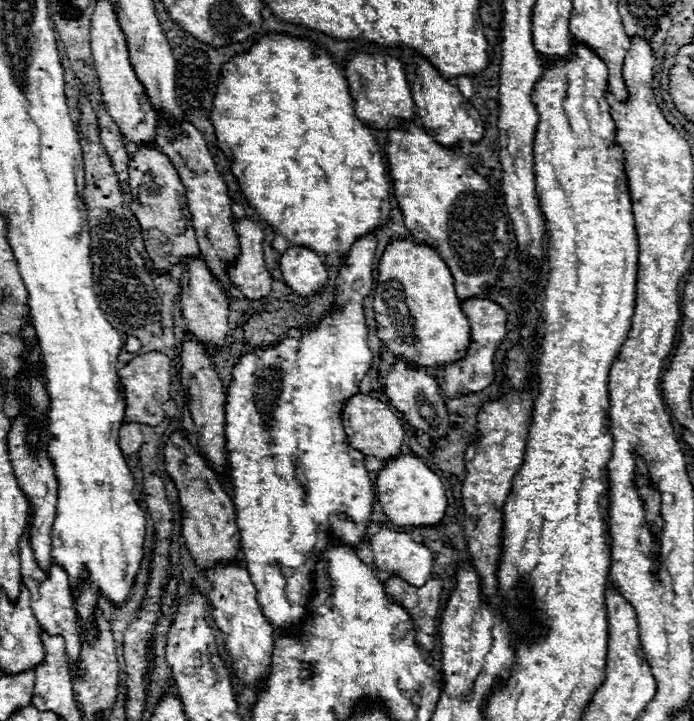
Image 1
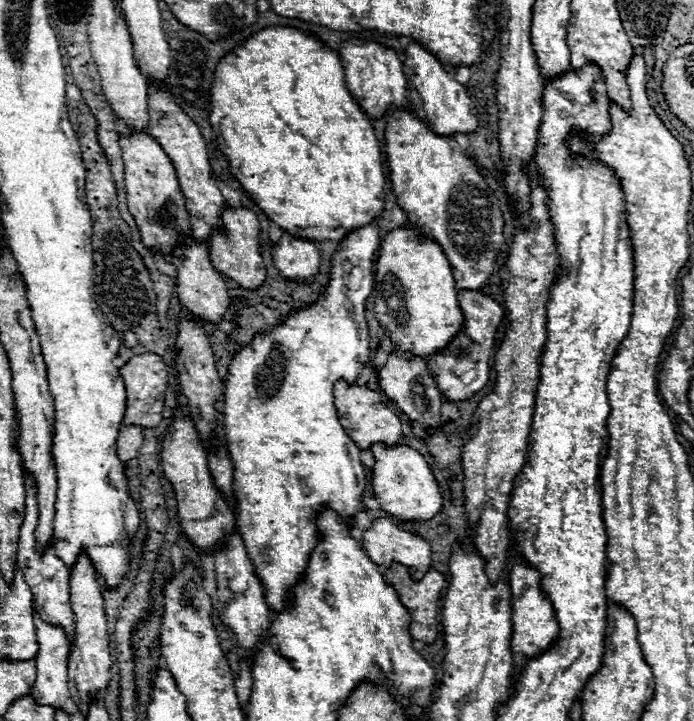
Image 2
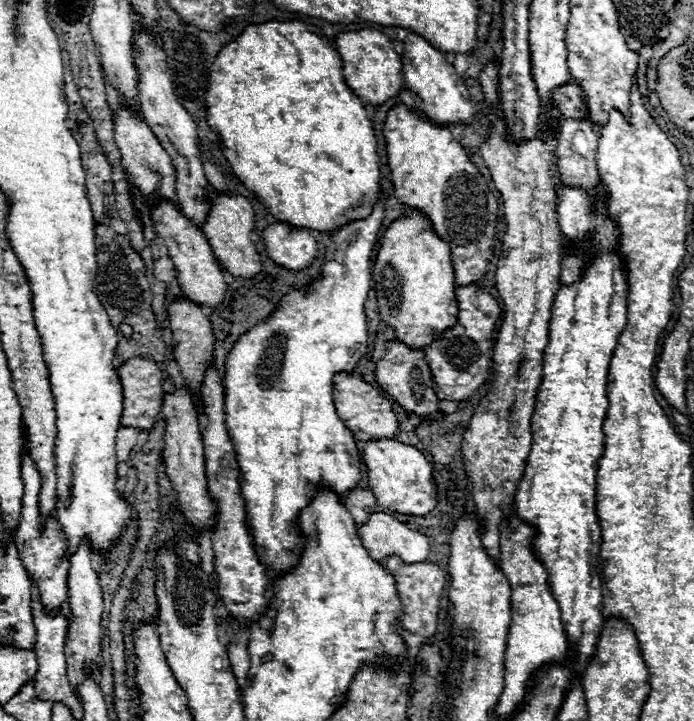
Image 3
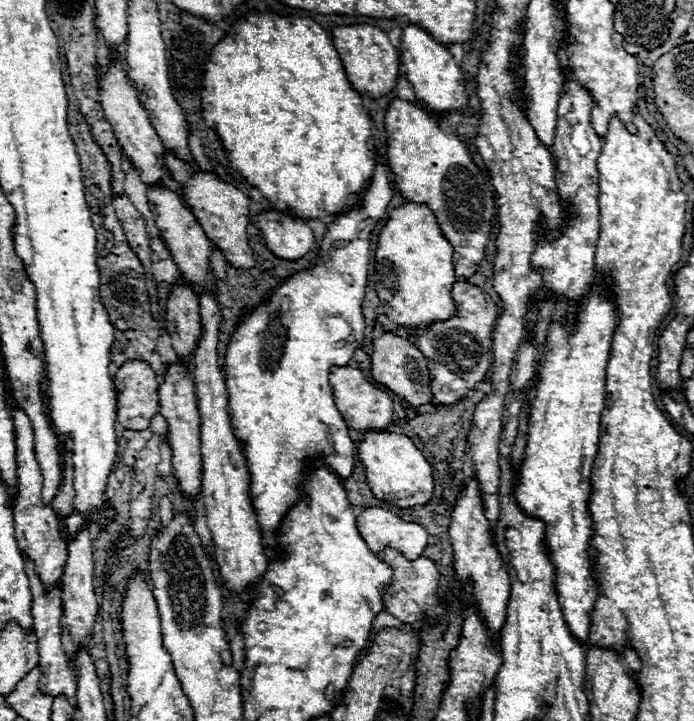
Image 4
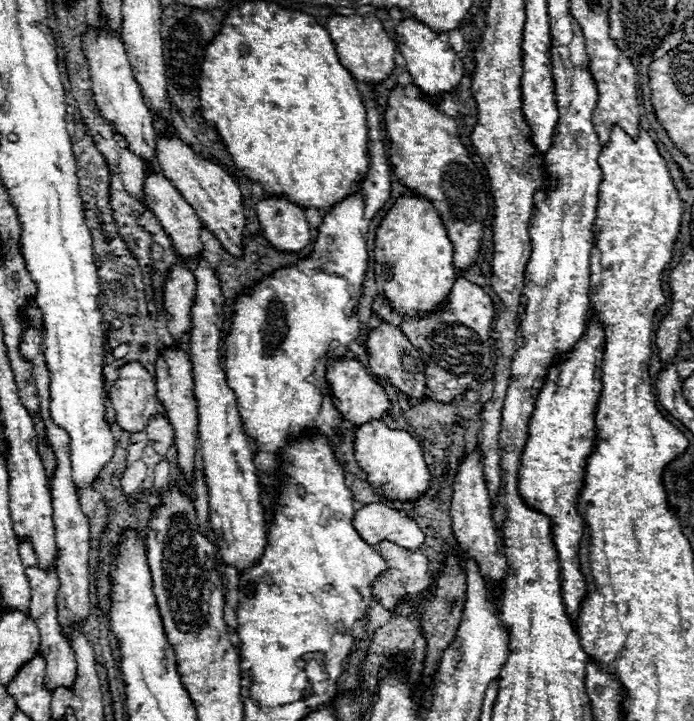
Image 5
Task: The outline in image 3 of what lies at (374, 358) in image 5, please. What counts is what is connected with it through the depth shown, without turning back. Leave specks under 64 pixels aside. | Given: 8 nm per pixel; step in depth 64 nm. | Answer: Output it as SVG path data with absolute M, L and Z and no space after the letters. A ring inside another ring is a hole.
M390 340L390 342L386 342L384 358L376 362L374 376L376 376L378 386L382 390L386 390L406 412L416 412L418 416L438 412L438 398L434 392L434 380L432 380L430 366L428 366L424 352L412 350L406 344L400 344L398 340Z

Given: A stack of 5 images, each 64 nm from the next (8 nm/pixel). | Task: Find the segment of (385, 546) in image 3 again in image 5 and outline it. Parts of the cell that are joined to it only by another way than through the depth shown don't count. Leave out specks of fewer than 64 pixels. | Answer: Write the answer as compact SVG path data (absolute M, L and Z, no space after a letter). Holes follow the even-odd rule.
M380 502L362 506L352 522L364 542L372 546L380 540L388 540L404 548L420 548L424 542L424 534L412 518L404 518L398 510Z

